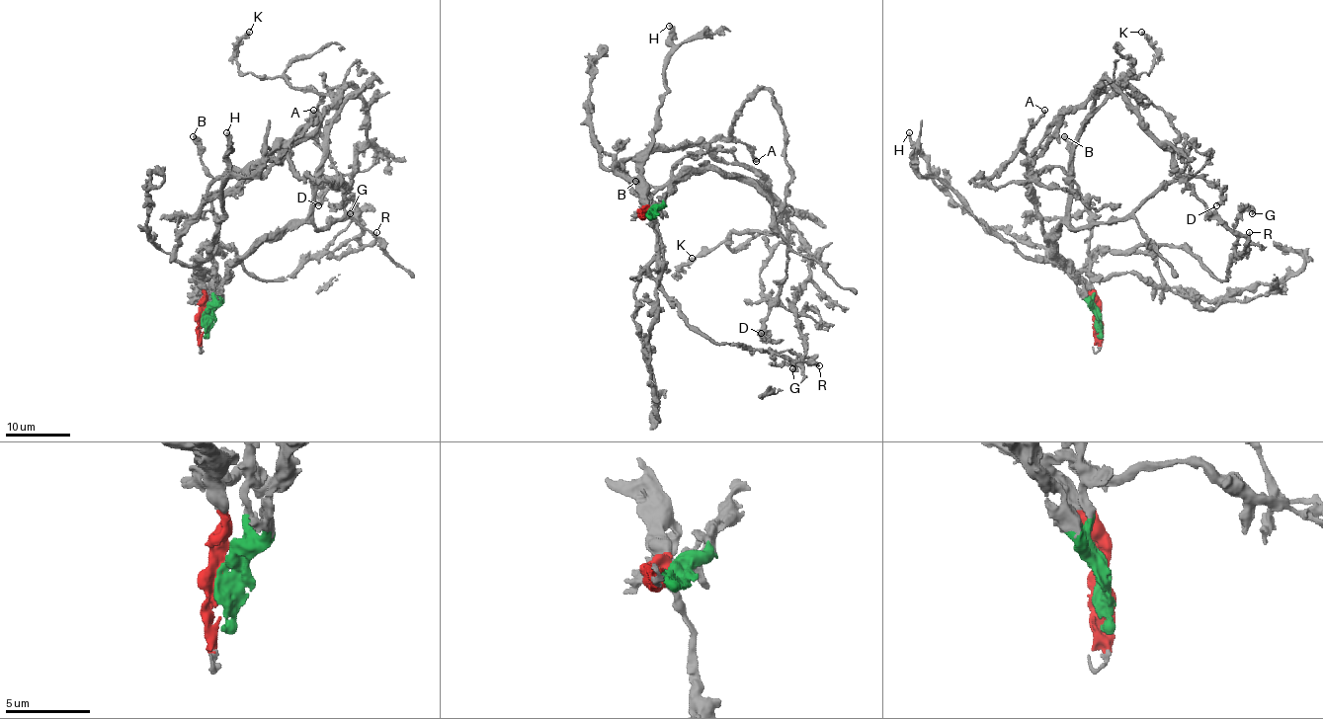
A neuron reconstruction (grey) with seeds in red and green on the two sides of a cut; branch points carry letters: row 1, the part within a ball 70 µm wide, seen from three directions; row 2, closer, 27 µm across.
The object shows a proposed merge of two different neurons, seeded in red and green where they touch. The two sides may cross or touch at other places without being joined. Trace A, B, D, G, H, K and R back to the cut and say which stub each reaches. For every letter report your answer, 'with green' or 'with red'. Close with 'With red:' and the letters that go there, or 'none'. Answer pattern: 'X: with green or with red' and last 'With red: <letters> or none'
A: with red
B: with green
D: with green
G: with green
H: with red
K: with green
R: with green
With red: A, H

